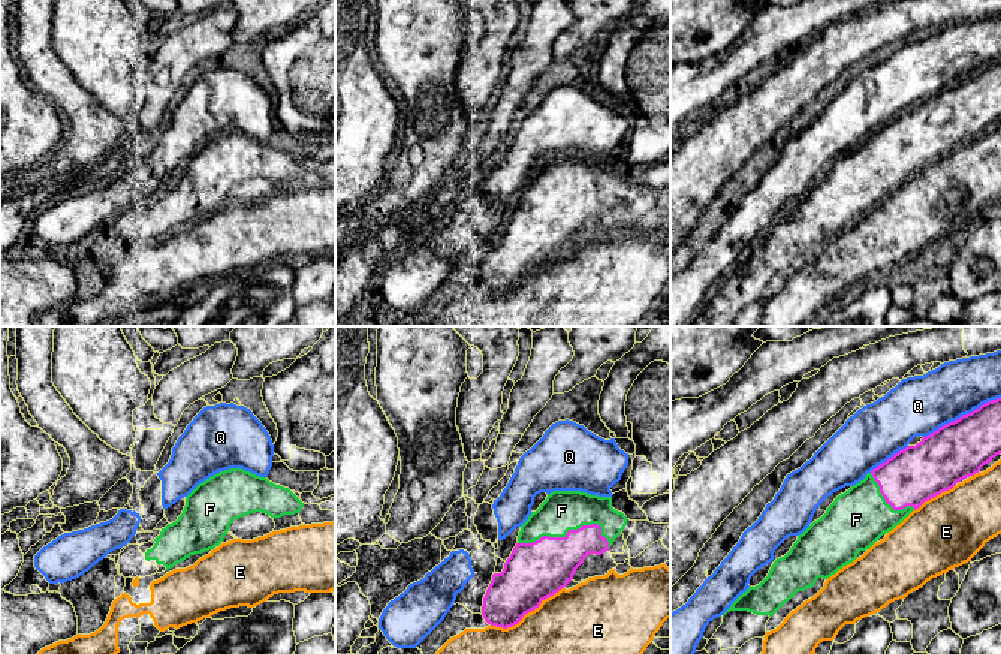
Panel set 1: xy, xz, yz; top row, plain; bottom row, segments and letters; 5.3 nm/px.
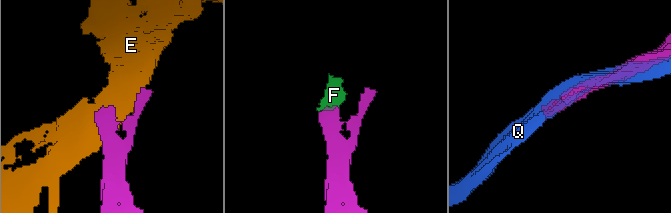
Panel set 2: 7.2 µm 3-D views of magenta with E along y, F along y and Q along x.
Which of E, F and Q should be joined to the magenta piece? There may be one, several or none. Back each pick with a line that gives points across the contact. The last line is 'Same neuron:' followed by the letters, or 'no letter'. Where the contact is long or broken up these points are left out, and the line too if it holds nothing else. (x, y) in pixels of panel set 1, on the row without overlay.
Same neuron: F

